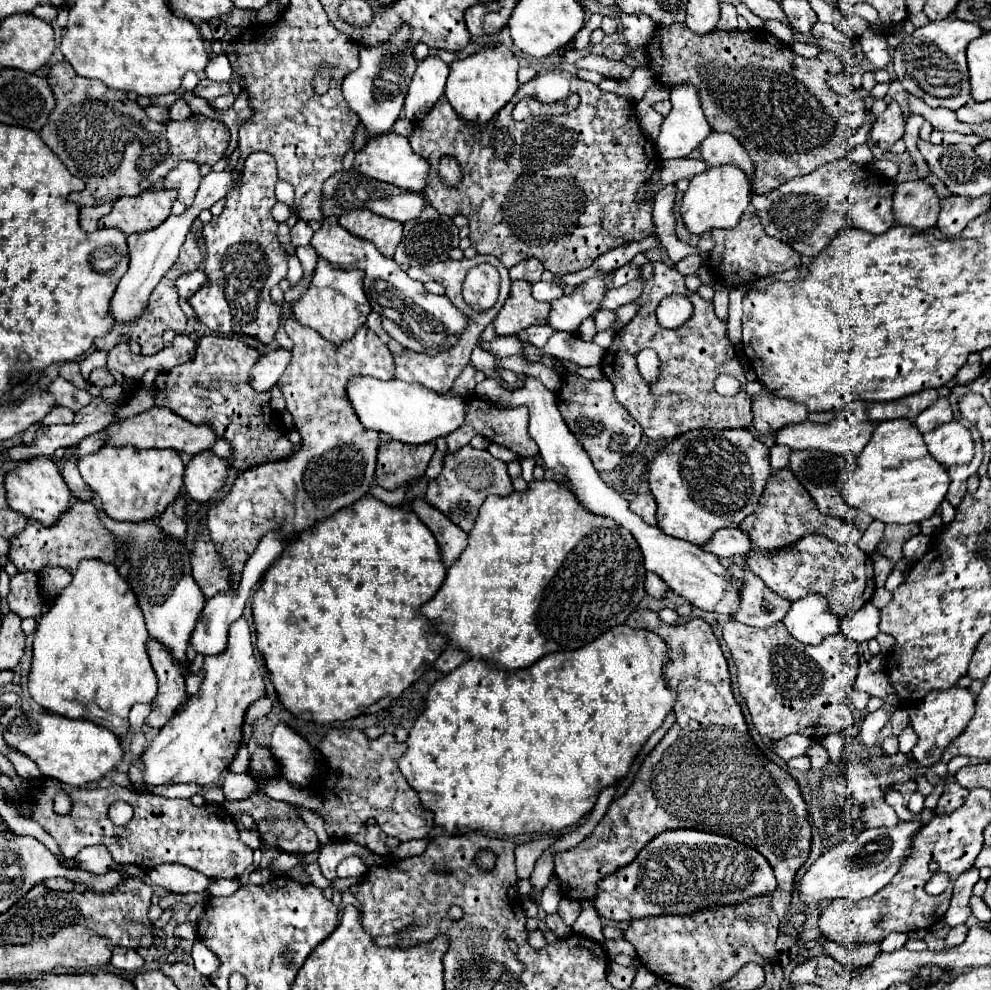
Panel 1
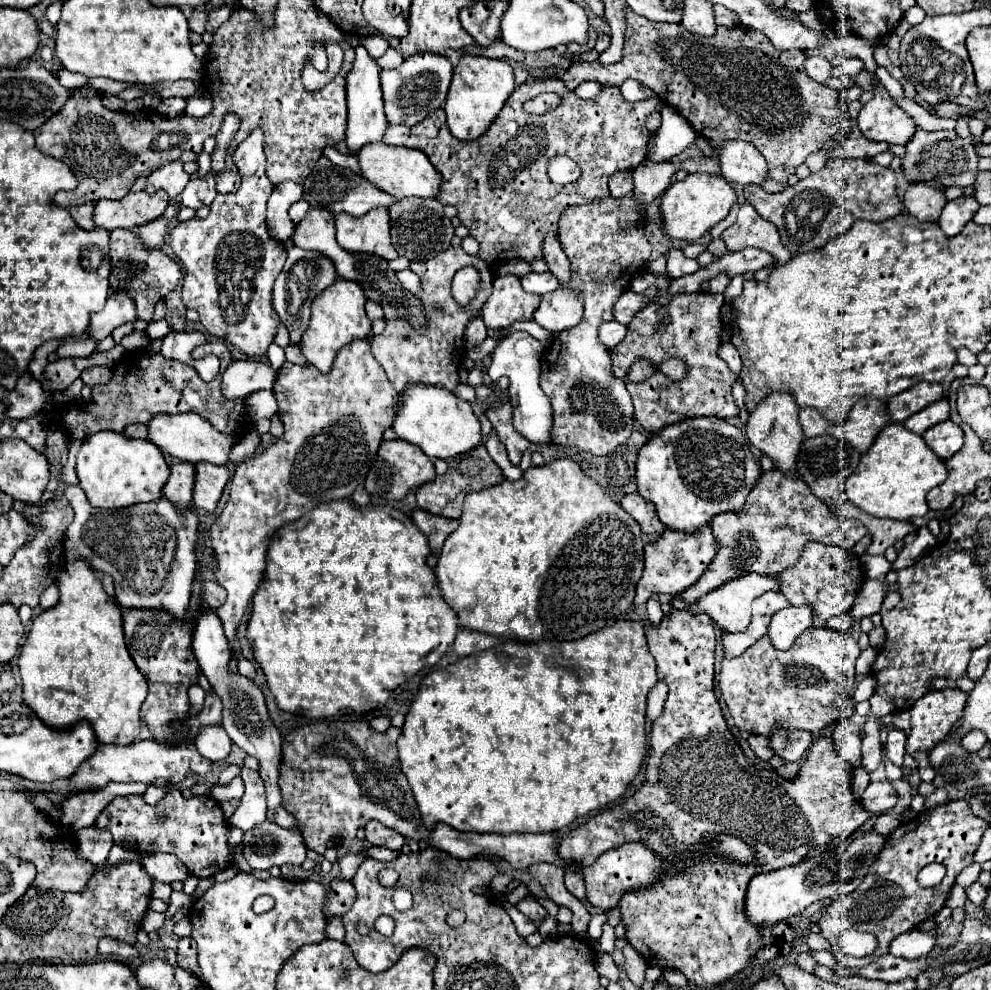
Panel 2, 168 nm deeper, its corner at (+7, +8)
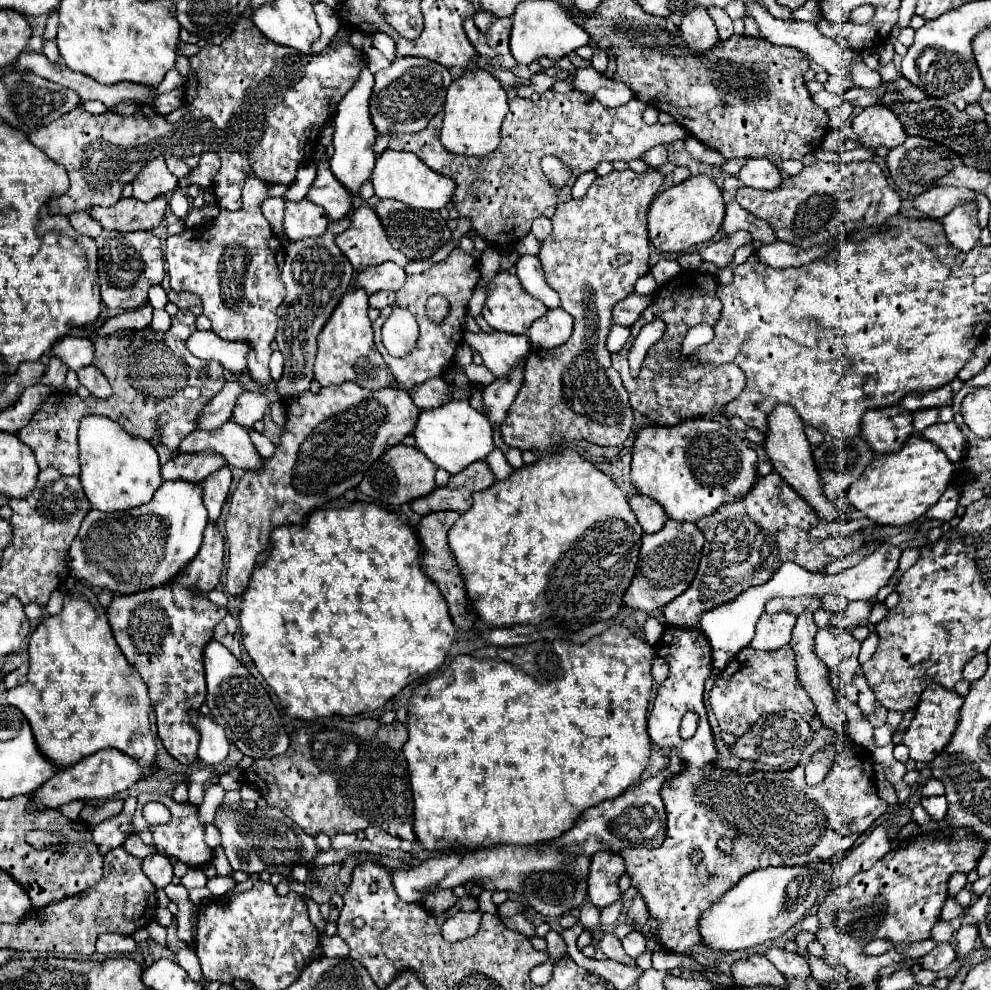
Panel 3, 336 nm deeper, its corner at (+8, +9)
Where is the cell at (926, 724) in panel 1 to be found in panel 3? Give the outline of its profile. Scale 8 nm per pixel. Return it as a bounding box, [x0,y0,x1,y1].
[904,684,964,762]

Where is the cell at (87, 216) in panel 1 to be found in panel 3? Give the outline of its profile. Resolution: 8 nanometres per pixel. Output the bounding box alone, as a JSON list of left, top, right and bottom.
[68,210,102,238]

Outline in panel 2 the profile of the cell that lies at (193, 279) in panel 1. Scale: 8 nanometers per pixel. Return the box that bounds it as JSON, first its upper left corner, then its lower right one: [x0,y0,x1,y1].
[109,229,181,323]

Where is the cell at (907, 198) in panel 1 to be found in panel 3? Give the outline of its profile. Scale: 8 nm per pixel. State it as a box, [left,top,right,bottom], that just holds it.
[914,186,974,220]

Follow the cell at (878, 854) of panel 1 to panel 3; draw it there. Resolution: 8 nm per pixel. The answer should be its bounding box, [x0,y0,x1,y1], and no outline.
[700,864,824,952]

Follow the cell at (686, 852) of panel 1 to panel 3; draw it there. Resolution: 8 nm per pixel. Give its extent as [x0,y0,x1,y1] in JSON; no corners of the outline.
[588,852,624,908]

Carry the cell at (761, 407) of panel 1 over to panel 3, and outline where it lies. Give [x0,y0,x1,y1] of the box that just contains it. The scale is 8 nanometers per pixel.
[764,404,848,522]

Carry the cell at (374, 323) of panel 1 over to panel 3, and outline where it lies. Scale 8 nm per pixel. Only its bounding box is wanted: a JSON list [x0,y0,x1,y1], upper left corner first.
[368,292,394,310]

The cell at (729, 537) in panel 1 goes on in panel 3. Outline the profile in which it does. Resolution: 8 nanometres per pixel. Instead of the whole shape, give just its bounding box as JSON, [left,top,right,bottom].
[624,520,706,612]

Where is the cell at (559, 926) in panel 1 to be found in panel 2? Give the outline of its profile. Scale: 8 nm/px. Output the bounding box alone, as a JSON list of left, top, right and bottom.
[515,895,547,921]

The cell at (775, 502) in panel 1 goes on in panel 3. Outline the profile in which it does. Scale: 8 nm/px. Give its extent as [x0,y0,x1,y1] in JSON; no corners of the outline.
[664,472,864,628]

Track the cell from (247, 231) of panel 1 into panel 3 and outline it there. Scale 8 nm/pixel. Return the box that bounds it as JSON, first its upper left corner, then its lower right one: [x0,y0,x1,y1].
[166,172,284,384]

